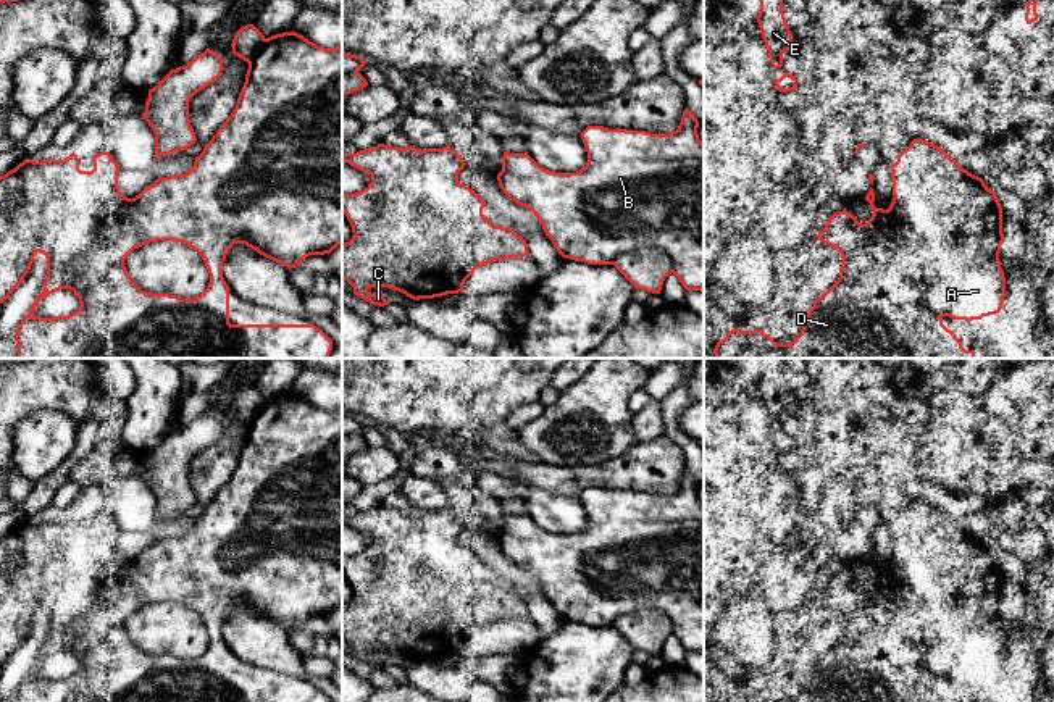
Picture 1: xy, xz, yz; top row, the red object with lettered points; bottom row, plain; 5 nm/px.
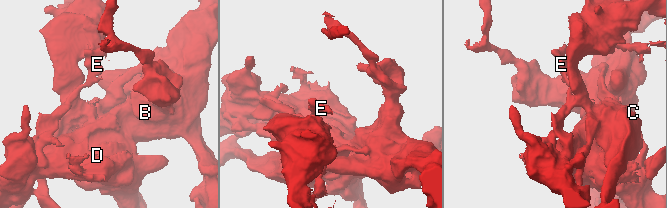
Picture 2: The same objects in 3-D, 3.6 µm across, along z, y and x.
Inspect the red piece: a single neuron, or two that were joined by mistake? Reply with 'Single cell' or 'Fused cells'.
Fused cells

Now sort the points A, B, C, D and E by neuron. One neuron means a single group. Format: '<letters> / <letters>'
A C E / B D

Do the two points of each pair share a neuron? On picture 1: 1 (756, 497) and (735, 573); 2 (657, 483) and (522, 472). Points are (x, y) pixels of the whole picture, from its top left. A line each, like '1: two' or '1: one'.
1: one
2: one

